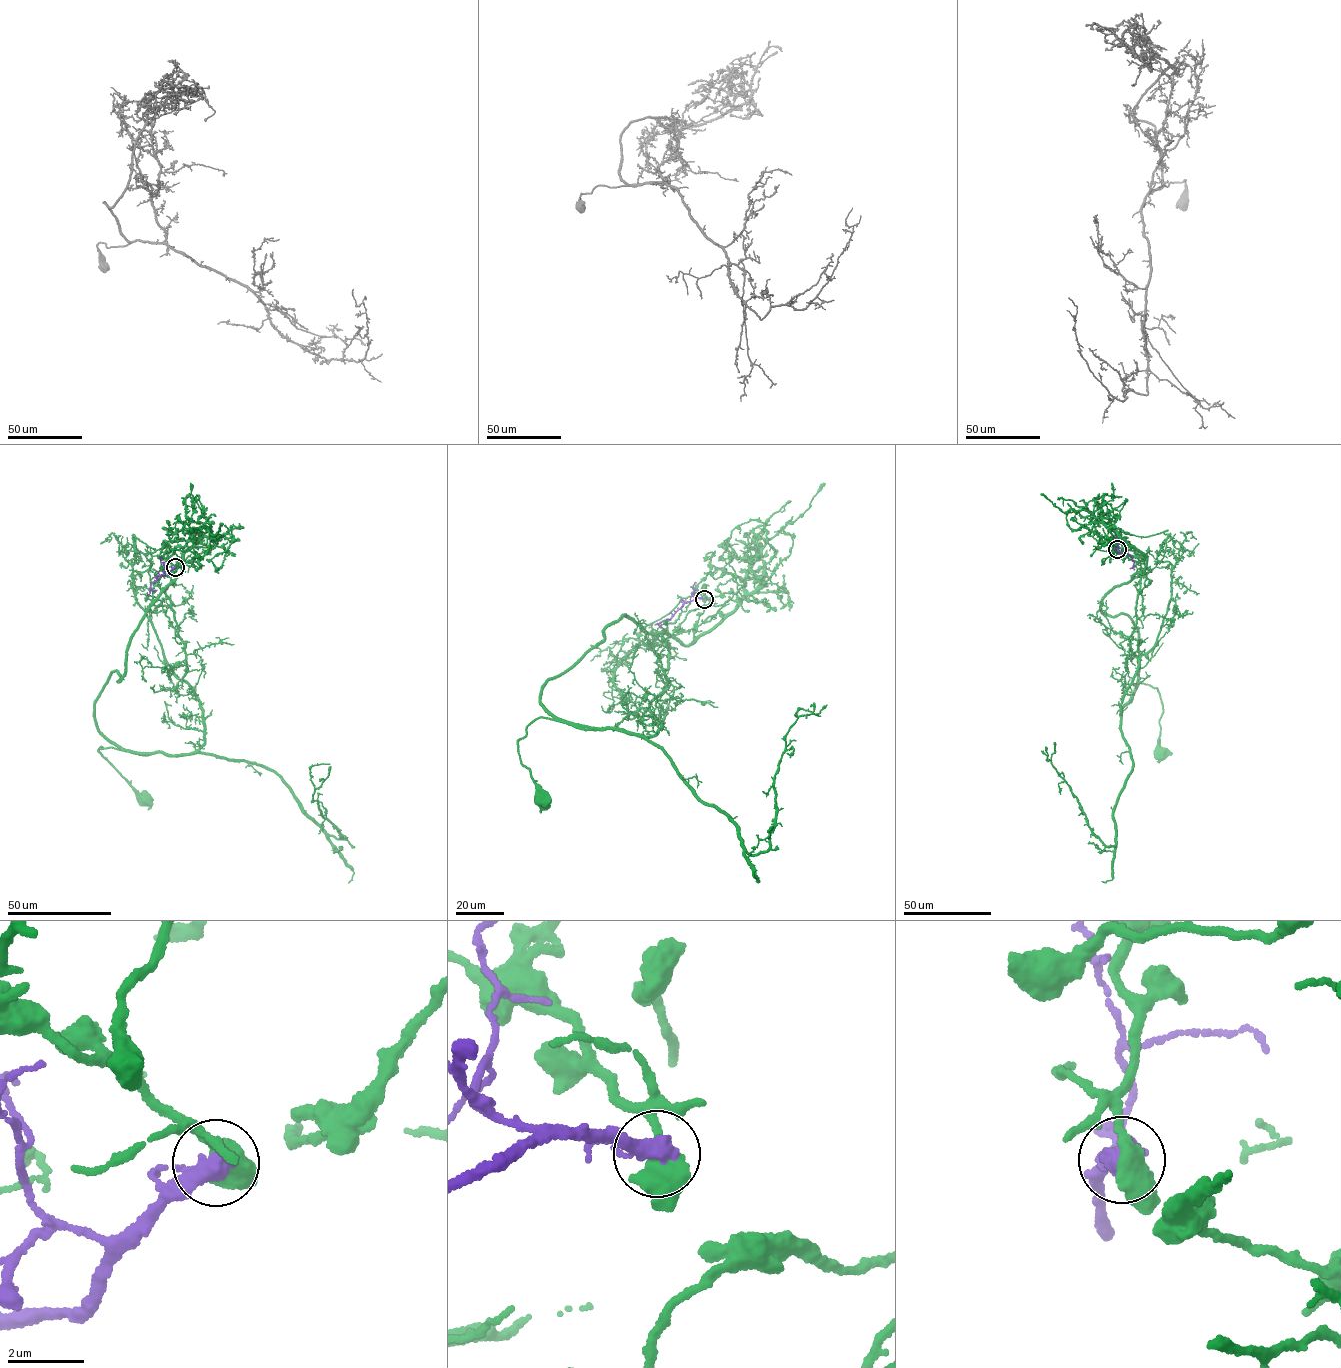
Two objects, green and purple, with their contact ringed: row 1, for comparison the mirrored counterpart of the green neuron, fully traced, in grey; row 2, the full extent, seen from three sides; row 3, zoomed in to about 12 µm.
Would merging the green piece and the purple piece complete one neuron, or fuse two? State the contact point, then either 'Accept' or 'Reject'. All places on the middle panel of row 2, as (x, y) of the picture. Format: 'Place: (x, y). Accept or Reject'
Place: (704, 599). Reject

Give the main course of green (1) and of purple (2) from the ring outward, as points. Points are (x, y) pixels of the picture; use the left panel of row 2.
1: (174, 566), (167, 541), (201, 535), (95, 703), (120, 749), (99, 753), (144, 796)
2: (174, 567), (167, 574), (157, 575), (150, 589), (157, 589)

